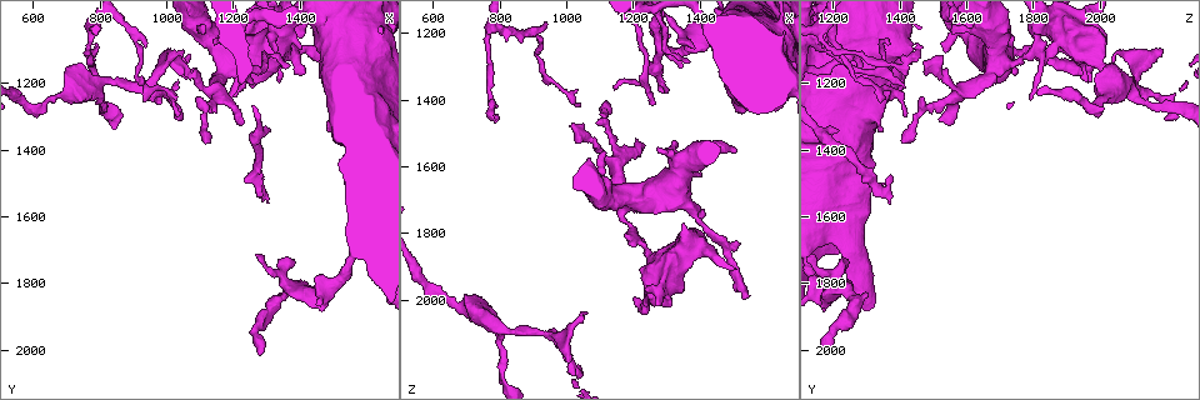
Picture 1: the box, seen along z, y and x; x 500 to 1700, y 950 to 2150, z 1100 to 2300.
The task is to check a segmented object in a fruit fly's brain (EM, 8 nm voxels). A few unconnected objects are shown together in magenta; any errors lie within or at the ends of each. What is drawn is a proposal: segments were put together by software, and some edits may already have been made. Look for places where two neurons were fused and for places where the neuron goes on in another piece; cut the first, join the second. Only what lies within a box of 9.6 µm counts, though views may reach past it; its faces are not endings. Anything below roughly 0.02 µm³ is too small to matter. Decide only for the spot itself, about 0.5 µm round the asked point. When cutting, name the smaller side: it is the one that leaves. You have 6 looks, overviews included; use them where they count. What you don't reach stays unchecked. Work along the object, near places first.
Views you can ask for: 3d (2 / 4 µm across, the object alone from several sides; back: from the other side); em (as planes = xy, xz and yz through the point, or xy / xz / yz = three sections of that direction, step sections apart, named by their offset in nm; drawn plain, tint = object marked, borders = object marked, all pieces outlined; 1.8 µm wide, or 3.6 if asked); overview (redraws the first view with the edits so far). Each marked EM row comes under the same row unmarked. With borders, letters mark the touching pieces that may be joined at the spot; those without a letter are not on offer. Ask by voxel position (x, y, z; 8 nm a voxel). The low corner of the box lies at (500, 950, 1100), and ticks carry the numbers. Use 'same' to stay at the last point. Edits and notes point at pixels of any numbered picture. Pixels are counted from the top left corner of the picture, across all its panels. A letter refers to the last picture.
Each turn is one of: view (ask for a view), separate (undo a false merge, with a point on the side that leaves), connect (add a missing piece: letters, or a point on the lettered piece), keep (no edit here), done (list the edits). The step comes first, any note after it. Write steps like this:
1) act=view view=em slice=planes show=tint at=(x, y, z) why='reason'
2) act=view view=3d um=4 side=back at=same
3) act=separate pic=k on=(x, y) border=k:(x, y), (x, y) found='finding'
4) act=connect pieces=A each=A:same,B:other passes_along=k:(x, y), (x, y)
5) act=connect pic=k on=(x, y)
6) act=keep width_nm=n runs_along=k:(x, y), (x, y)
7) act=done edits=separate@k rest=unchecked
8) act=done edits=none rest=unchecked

act=view view=em slice=xy step=4 show=tint at=(780, 1090, 1450) why='free end'

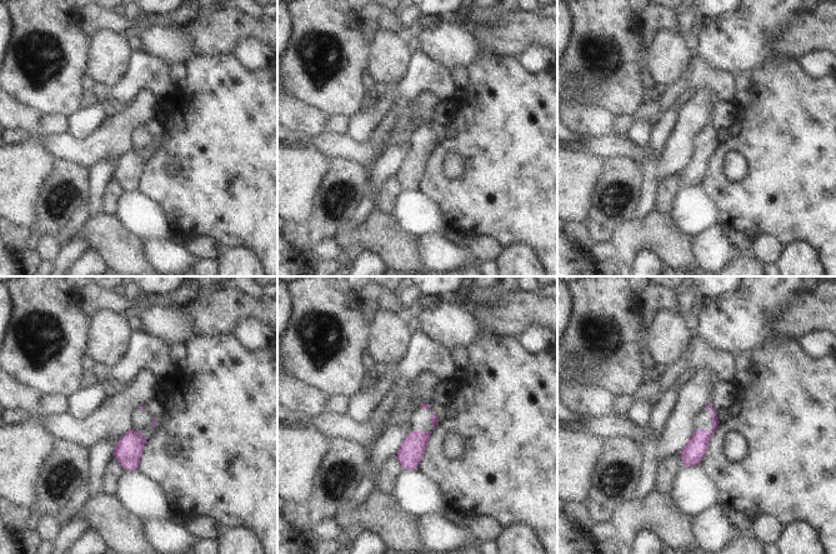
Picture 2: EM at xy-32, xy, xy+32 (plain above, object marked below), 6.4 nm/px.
act=view view=em slice=planes show=borders at=same why='another direction'

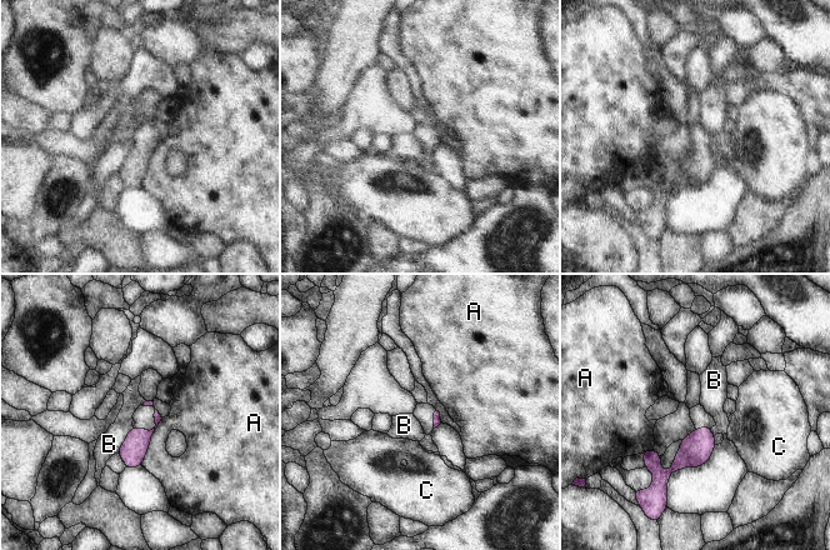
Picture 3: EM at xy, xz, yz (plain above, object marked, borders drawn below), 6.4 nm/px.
act=keep each=A:other,B:other,C:other border=3:(133, 426), (116, 453) found='no lettered piece goes on from it'

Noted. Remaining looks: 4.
act=view view=em slice=planes show=borders at=(1300, 1560, 1370) why='free end'

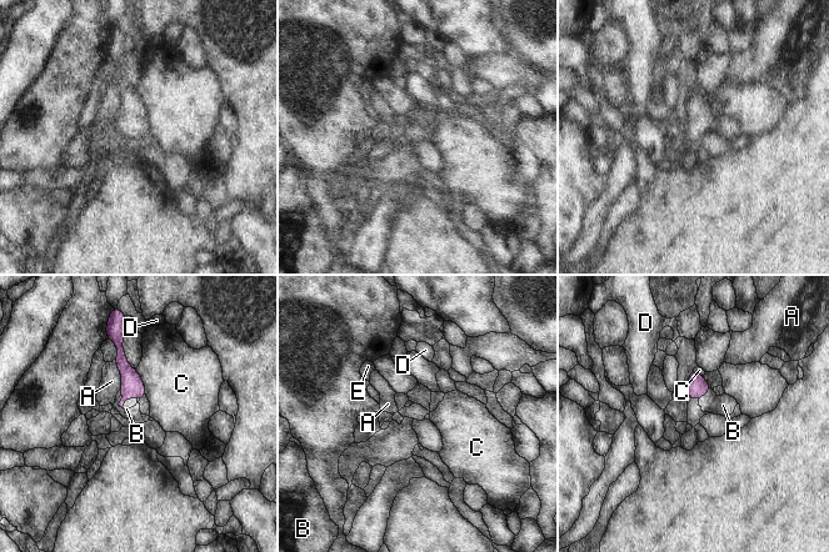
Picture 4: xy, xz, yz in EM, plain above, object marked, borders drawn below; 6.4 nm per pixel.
act=connect pieces=B longest_contact=A:200nm each=A:other,B:same,C:other,D:other,E:other passes_along=4:(133, 386), (128, 397), (130, 402) found='it goes on there'

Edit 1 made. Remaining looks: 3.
act=view view=overview

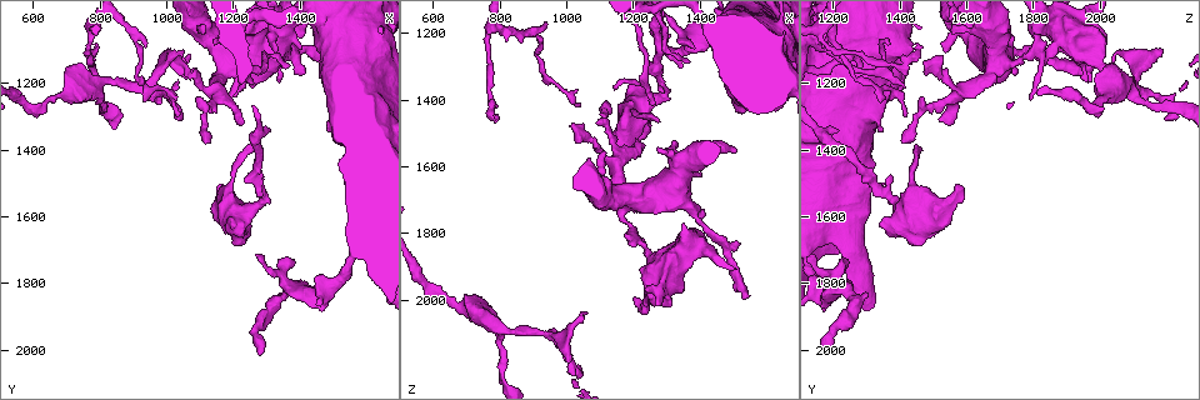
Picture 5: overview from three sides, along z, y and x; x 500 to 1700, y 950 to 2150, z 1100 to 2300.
act=view view=em slice=planes show=borders at=(1040, 1300, 2200)

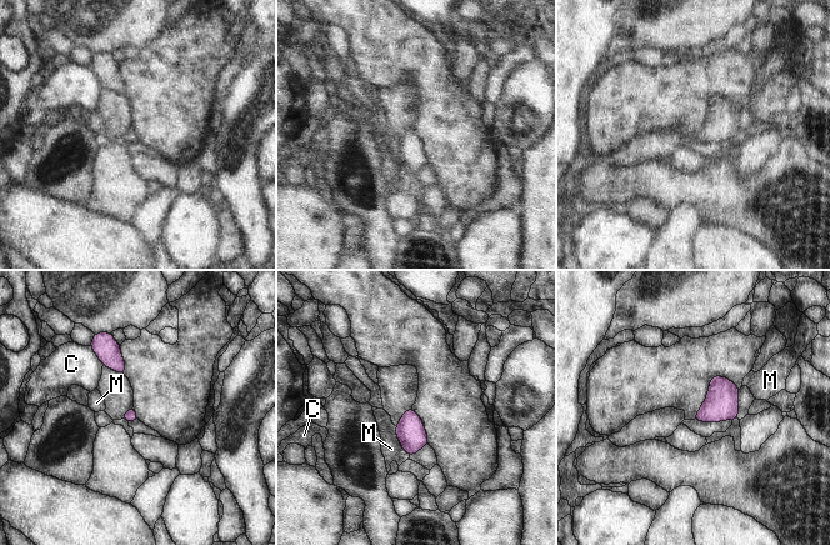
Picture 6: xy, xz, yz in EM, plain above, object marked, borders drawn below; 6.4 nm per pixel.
act=keep each=C:other,M:other found='no lettered piece goes on from it'

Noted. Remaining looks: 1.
act=done edits=connect@4 rest=unchecked

